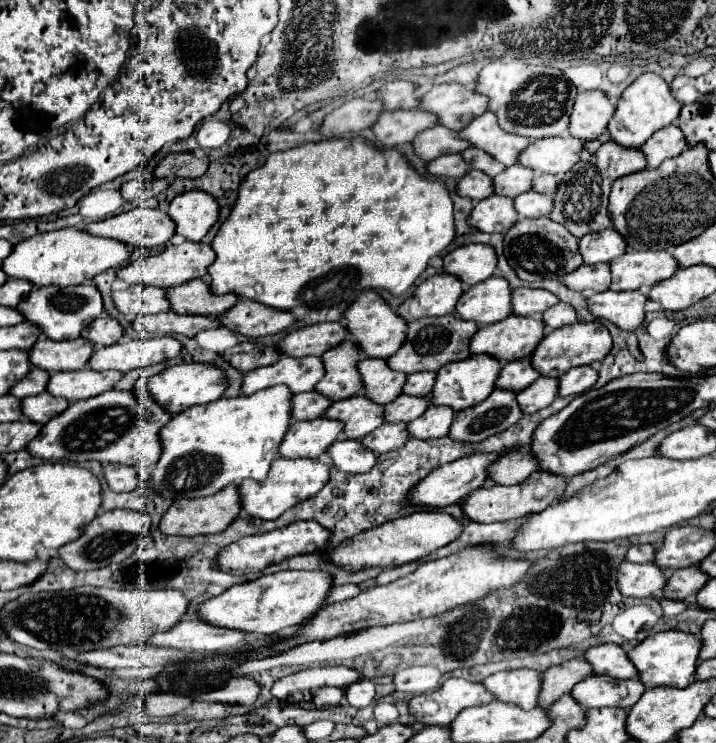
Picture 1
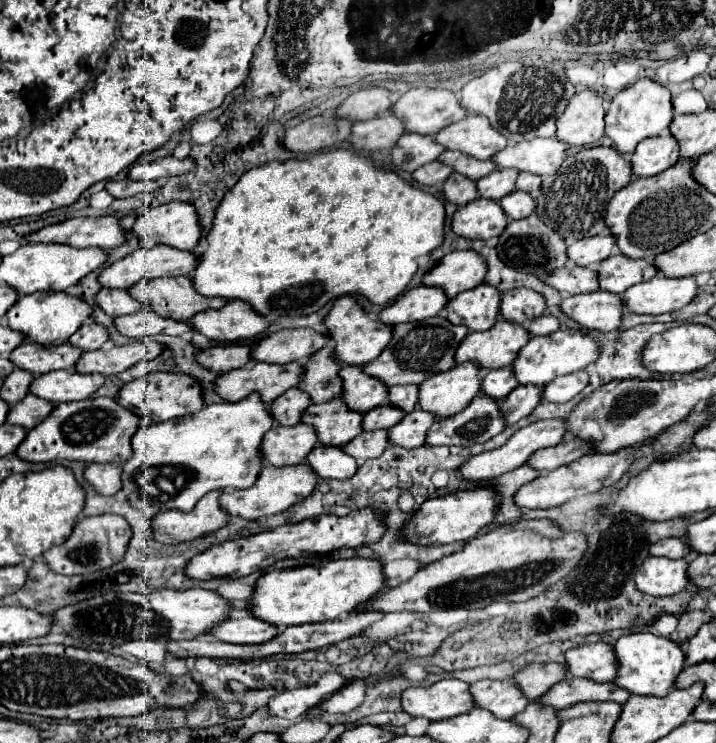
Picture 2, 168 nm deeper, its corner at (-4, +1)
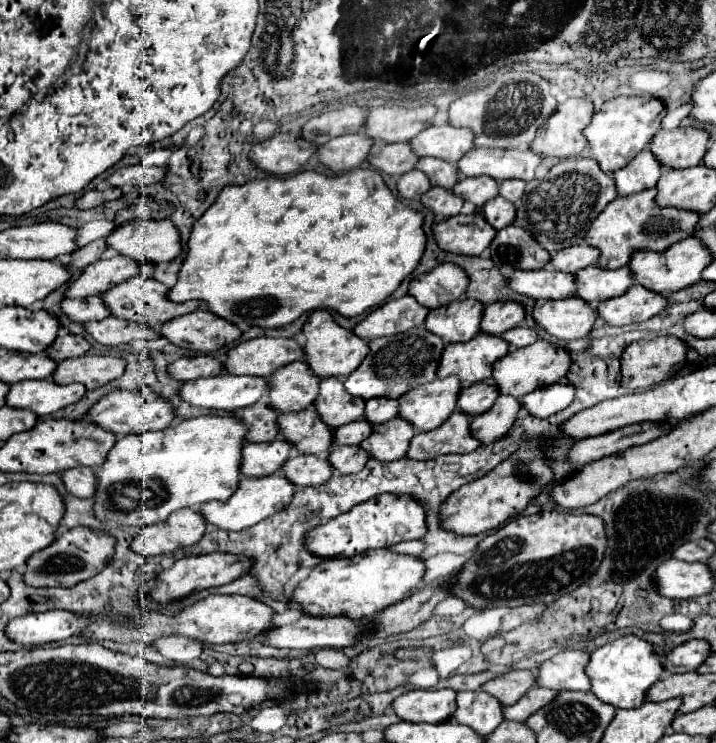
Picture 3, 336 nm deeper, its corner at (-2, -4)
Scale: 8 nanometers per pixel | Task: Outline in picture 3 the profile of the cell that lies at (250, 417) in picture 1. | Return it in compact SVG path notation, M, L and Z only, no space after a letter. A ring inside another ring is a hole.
M200 416L182 420L160 432L128 434L118 438L108 452L102 466L96 468L96 494L94 494L94 516L102 524L142 528L166 520L178 508L196 508L210 500L228 500L238 488L240 460L244 446L246 426L236 416Z

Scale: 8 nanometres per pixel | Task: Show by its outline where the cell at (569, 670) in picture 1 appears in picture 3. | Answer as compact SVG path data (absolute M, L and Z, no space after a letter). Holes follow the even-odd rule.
M510 670L482 684L482 690L498 698L502 706L510 706L518 698L522 698L532 686L534 686L534 674L530 670Z

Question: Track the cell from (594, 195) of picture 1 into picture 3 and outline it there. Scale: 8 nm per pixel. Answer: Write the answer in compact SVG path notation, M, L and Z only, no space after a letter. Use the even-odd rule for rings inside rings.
M568 158L560 164L552 166L542 180L526 182L526 190L522 200L516 202L516 218L514 224L532 234L542 248L550 254L582 244L584 236L594 222L594 218L612 202L618 194L614 192L614 180L610 174L602 172L598 164L590 158Z

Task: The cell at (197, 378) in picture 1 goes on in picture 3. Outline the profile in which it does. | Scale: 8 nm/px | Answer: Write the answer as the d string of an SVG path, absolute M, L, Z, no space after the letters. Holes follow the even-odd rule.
M116 390L98 400L86 414L84 420L96 424L98 428L104 428L106 432L112 432L116 436L126 436L126 434L142 434L142 432L156 432L162 428L168 428L174 420L174 412L170 402L164 398L150 394L144 398L142 392L126 392L126 390Z

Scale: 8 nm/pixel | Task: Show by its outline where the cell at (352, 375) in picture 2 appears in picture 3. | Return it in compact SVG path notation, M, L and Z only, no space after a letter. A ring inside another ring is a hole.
M324 378L320 382L320 392L314 400L314 410L322 418L322 422L330 428L344 426L348 422L362 418L362 400L354 400L354 396L346 396L342 392L342 382L336 378Z

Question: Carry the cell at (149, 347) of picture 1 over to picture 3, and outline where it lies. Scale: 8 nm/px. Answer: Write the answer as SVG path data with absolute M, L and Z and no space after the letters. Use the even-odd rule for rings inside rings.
M80 356L58 362L52 380L56 384L84 384L86 390L96 390L114 378L120 378L126 362L112 356Z

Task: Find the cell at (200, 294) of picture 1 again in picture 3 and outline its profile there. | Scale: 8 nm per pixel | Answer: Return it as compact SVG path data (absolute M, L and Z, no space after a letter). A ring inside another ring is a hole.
M136 274L130 280L124 280L124 282L116 284L114 288L102 292L100 298L104 300L104 304L108 306L112 316L122 318L122 320L130 320L130 322L138 322L138 324L142 324L144 328L150 328L150 330L158 330L162 322L146 322L146 320L164 320L166 322L166 320L172 320L176 316L194 312L198 308L206 308L204 304L198 304L198 302L174 304L174 302L166 300L166 292L168 292L168 288L162 282L158 282L158 280L154 280L146 274Z

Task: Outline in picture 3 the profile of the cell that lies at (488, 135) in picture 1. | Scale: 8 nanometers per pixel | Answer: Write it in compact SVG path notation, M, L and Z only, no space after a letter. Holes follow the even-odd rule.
M430 126L410 140L414 154L432 156L456 164L470 148L474 148L474 134L468 128Z

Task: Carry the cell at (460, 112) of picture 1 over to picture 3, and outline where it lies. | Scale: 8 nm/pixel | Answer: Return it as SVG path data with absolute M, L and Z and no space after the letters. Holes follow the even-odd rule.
M430 104L418 108L402 106L382 106L368 112L364 122L364 132L372 140L382 140L386 144L408 142L412 136L430 126L436 108Z

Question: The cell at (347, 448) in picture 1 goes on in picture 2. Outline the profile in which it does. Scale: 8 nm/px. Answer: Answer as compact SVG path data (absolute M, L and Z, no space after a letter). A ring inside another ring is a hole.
M328 445L314 447L308 455L308 463L322 479L348 479L358 471L358 463L352 455L346 455L340 447Z

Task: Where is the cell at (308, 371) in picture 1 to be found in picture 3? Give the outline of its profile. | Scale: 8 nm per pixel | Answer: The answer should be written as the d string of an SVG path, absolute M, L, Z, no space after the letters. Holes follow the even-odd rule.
M218 374L210 378L188 380L180 386L178 394L196 408L234 412L236 408L250 406L268 396L266 378Z

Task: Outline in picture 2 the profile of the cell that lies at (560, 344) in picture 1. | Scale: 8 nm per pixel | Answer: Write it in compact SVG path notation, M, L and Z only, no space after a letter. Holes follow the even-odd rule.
M558 329L558 331L544 335L544 337L532 337L528 347L524 347L524 351L520 351L520 357L516 357L516 363L514 363L516 379L520 379L522 385L532 383L532 385L544 387L554 377L568 375L568 373L588 367L590 363L594 363L598 359L600 351L602 351L600 343L594 341L582 329Z

